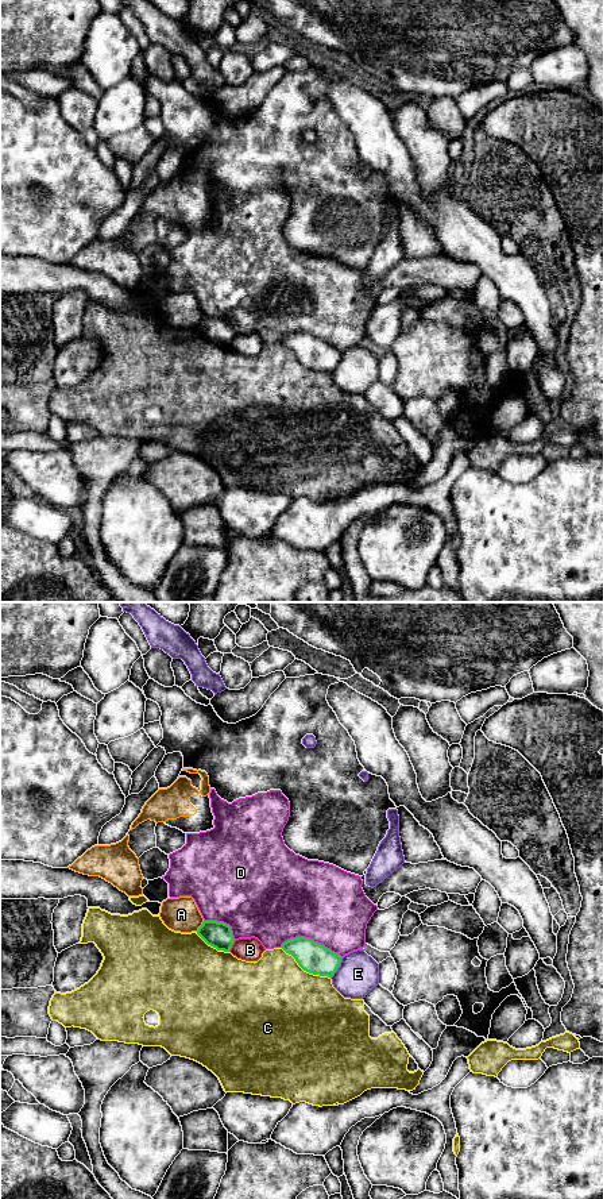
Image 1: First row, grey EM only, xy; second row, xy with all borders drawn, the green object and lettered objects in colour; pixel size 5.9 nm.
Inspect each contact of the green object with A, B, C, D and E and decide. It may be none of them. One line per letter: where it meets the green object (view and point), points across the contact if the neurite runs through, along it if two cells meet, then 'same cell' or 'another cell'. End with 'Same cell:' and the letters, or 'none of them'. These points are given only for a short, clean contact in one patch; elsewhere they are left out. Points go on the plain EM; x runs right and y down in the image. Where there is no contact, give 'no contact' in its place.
A: xy (200, 322) | along xy (204, 316), (196, 326) | another cell
B: xy (232, 339) | another cell
C: xy (305, 365) | another cell
D: xy (309, 334) | another cell
E: xy (337, 362) | another cell
Same cell: none of them

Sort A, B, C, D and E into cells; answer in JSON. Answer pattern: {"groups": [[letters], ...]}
{"groups": [["A"], ["B"], ["C"], ["D"], ["E"]]}

